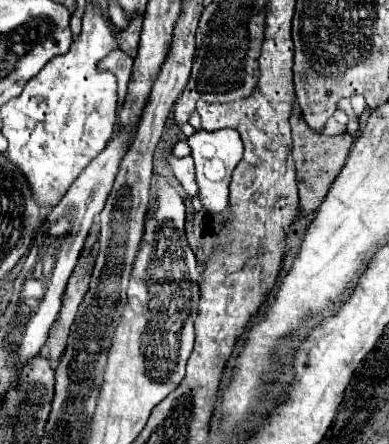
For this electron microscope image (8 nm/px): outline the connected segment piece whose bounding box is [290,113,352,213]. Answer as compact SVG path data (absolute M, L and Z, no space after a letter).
M292 113L290 125L292 125L292 139L294 139L292 157L296 163L296 181L298 181L298 191L300 191L300 205L304 209L304 213L312 213L324 201L330 185L334 183L334 177L338 175L338 169L342 169L342 165L350 153L352 137L348 133L336 135L336 137L312 133L308 129L308 125L304 123L304 119L298 117L298 113Z

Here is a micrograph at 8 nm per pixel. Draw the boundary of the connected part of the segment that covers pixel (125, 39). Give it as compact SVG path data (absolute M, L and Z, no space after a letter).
M134 17L126 29L118 29L118 45L122 45L122 51L128 53L130 57L136 57L138 51L140 25L142 25L142 17Z

